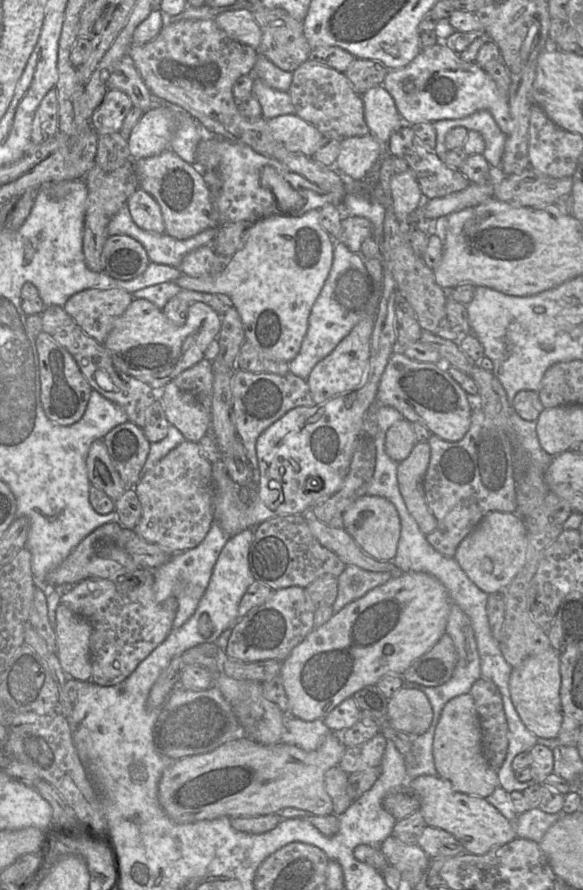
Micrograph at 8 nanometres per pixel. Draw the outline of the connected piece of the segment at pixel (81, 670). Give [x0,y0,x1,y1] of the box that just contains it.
[56,605,92,681]

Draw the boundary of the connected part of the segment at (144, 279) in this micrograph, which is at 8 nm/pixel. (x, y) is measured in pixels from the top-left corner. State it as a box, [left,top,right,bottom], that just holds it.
[108,262,182,294]

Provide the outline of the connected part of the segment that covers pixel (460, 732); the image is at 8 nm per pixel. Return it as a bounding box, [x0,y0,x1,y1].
[433,694,499,798]

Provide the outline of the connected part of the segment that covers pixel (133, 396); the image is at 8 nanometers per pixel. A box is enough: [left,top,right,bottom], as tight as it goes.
[41,306,160,428]

